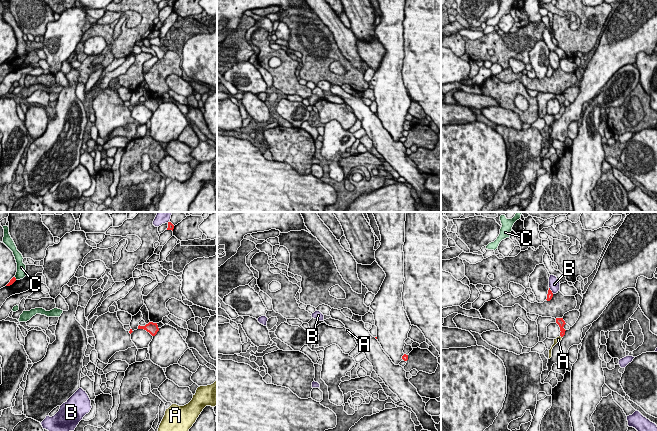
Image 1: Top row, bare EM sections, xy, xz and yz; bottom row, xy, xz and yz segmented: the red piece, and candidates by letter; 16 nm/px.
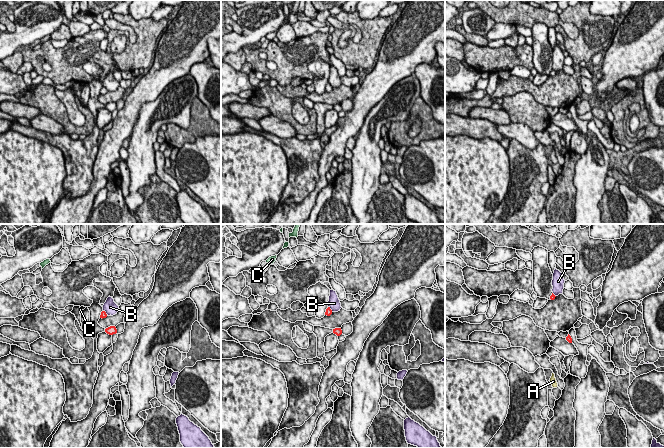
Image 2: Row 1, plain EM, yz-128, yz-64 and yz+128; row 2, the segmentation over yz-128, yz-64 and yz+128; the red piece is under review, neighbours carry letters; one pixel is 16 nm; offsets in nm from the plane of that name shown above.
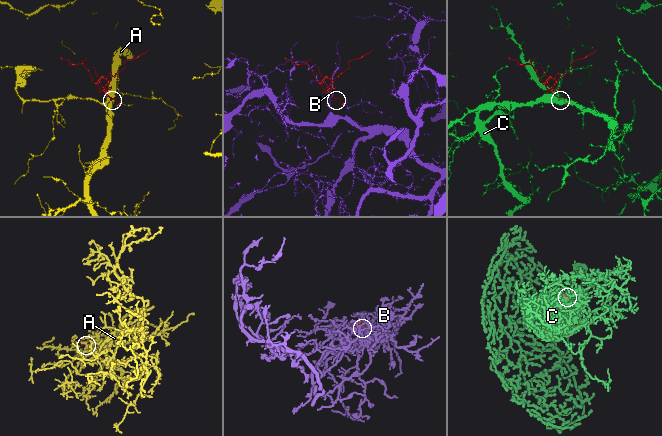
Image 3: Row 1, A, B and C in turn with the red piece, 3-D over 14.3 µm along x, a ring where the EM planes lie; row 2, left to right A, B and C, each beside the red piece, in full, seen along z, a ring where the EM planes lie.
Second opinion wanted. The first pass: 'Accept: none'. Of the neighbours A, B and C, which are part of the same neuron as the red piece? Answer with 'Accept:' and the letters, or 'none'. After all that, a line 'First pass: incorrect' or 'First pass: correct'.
Accept: A
First pass: incorrect

